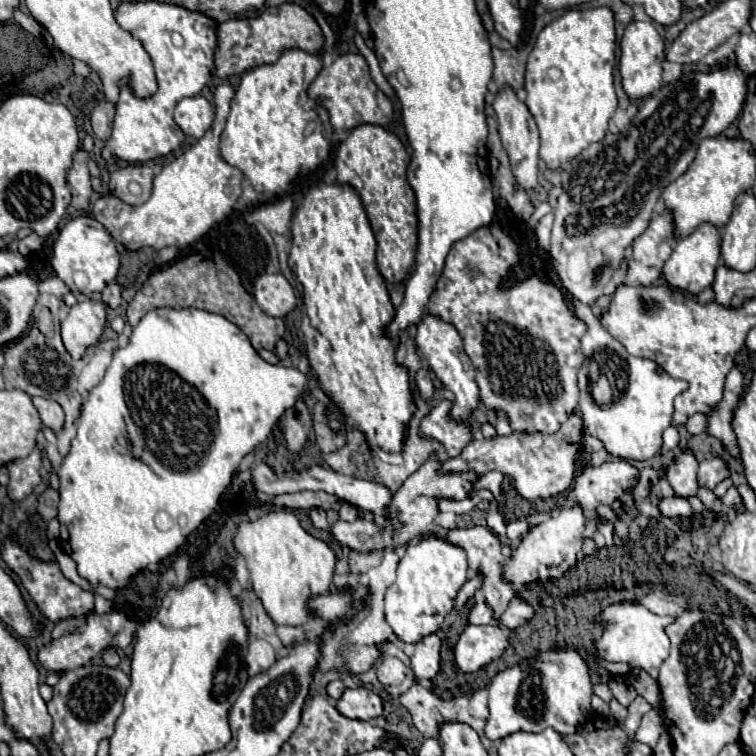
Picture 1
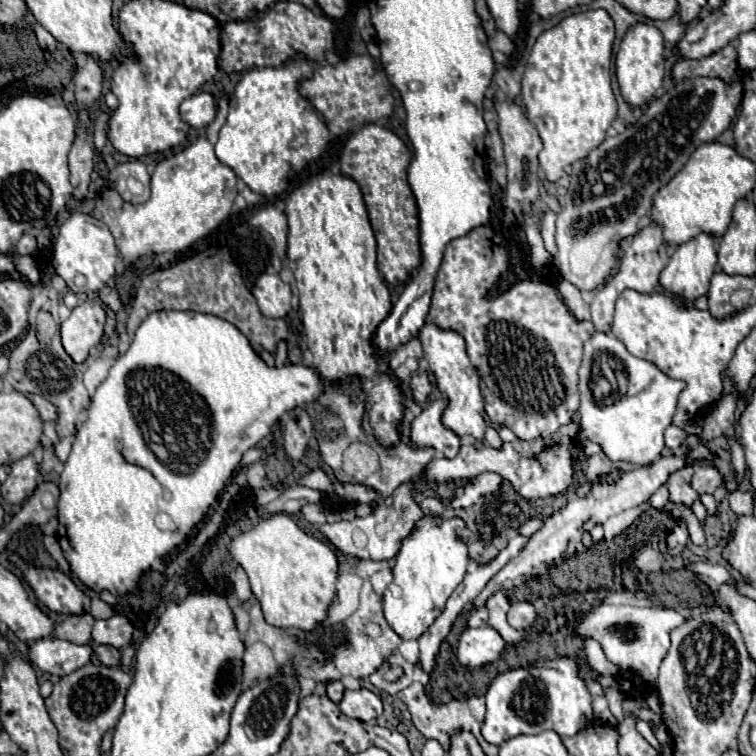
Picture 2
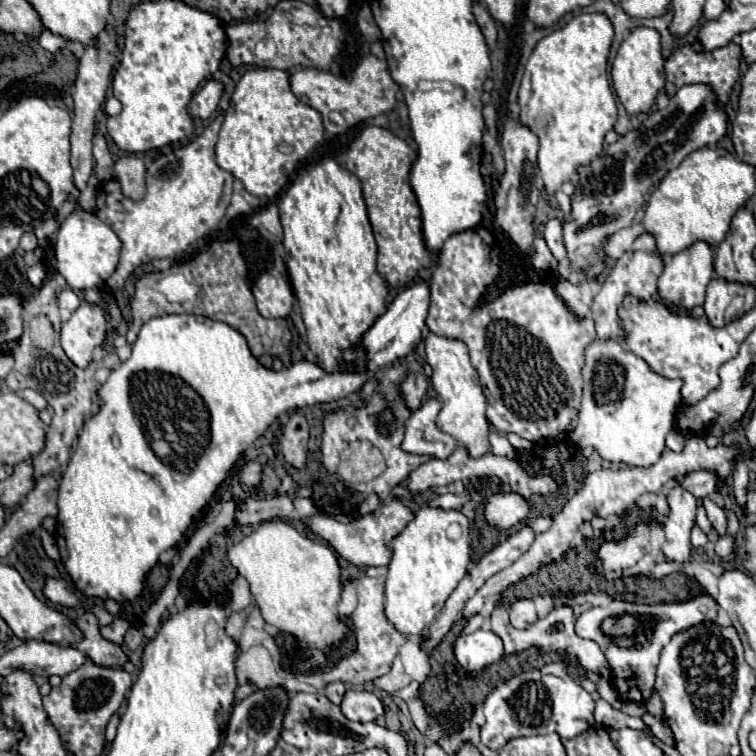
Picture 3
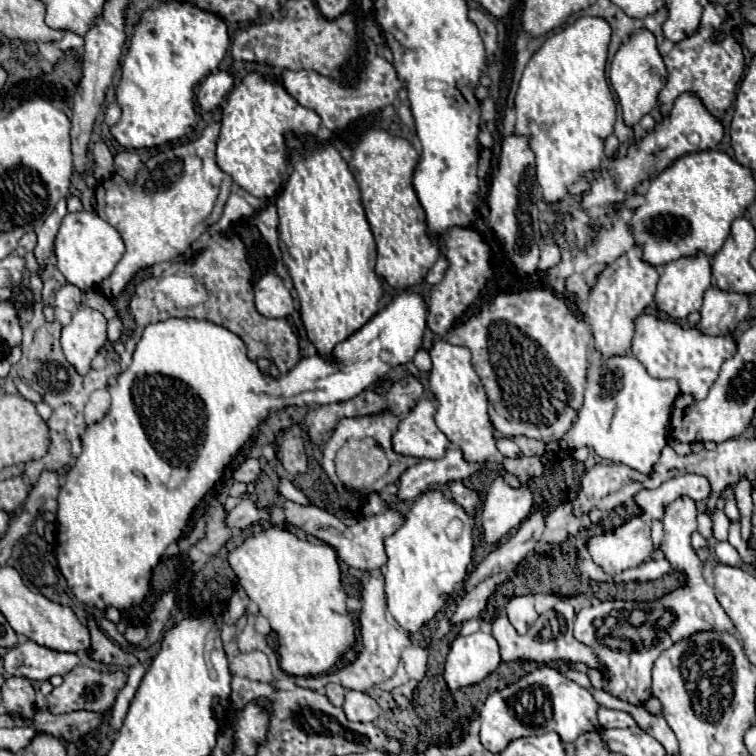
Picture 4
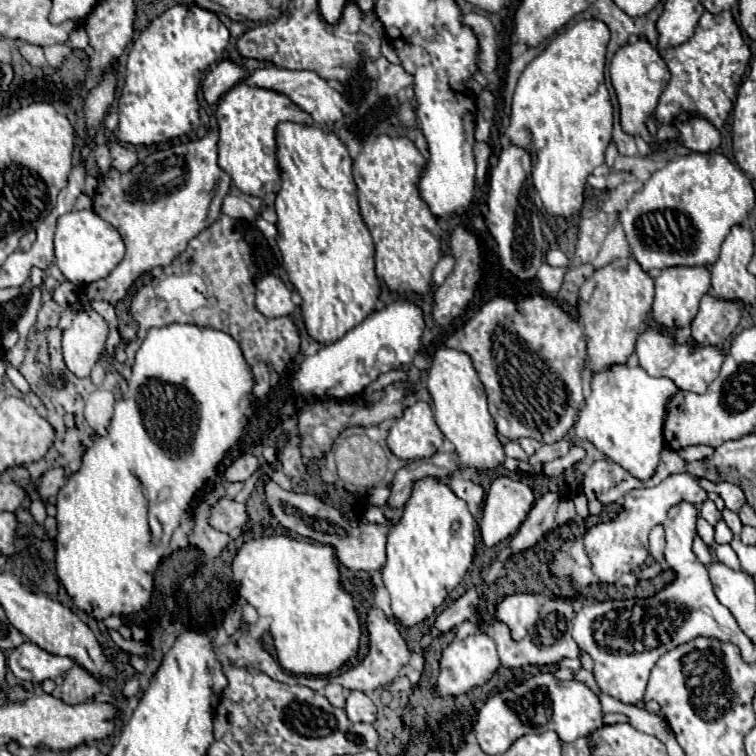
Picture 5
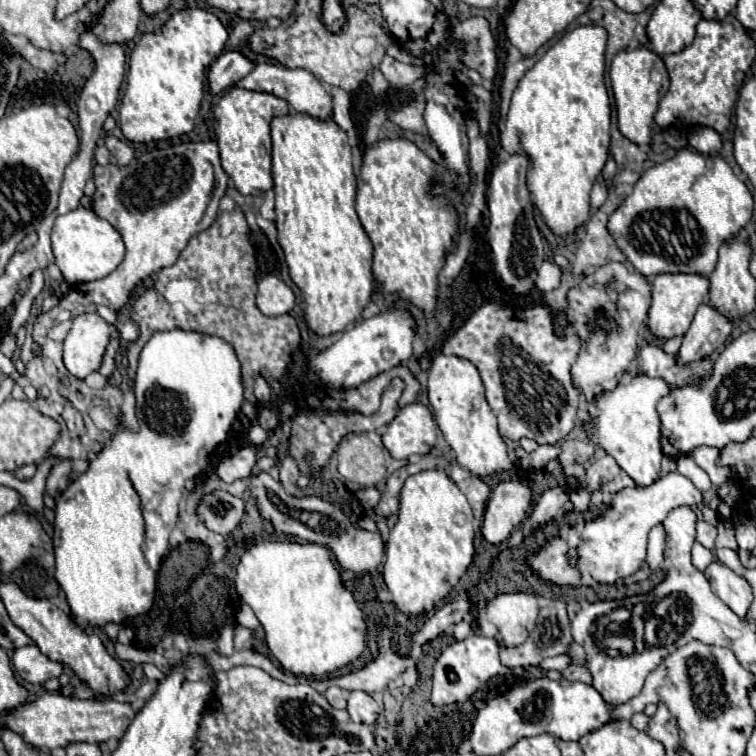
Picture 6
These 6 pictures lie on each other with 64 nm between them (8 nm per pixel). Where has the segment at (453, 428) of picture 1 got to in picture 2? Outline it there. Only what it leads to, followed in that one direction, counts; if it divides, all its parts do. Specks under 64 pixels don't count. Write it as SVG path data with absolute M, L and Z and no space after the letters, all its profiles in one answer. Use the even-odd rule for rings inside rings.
M446 400L430 402L420 416L416 416L410 424L410 446L412 448L434 448L442 452L446 458L456 456L460 448L460 438L444 428L440 416L446 408Z

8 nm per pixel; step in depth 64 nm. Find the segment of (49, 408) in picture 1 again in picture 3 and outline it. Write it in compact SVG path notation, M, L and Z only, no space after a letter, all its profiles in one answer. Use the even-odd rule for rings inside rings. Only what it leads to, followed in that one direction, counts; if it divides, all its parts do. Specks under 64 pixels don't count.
M26 388L24 392L22 392L22 398L24 400L28 400L34 408L38 408L38 410L42 410L42 408L48 408L48 404L46 404L46 400L42 398L42 394L38 394L36 390L30 390L30 388Z

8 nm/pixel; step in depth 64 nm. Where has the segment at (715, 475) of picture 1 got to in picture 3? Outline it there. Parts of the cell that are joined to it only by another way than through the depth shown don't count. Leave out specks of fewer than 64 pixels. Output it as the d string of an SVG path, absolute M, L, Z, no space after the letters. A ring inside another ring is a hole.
M690 472L684 478L680 478L680 486L696 498L706 498L714 492L716 478L710 472Z

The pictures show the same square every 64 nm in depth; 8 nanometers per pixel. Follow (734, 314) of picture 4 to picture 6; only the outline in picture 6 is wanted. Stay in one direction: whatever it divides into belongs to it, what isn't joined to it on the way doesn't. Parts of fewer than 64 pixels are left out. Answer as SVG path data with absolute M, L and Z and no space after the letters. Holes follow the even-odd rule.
M702 304L682 338L682 346L676 352L676 362L692 364L706 356L718 354L724 348L732 326L734 324L726 316L720 316L710 304Z

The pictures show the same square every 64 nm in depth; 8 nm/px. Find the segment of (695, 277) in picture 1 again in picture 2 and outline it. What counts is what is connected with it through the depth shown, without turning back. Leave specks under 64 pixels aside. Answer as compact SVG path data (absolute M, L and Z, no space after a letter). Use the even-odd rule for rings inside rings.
M700 234L674 250L674 254L670 256L670 262L666 264L666 268L660 274L660 286L664 288L666 294L674 294L674 296L682 298L684 302L692 304L692 302L696 302L696 298L700 298L708 292L710 278L716 272L716 262L718 262L718 258L716 258L712 236Z

